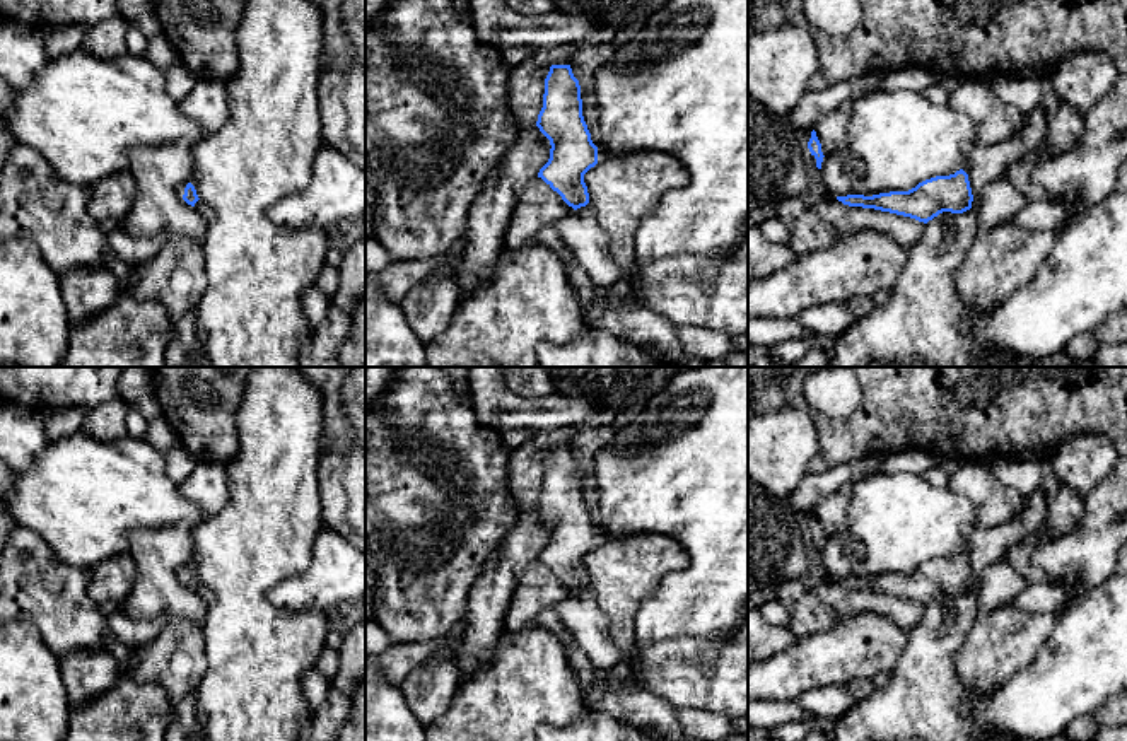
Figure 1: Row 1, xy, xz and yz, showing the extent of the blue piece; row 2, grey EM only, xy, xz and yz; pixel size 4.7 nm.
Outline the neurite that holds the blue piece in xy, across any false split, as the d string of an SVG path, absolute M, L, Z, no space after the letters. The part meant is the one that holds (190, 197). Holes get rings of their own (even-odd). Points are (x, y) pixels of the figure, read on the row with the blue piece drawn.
M191 183L186 184L186 188L181 191L181 196L188 205L195 207L207 222L212 219L212 208L198 198Z

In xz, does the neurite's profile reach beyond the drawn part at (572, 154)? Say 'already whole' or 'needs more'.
needs more

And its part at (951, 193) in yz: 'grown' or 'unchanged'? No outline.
grown

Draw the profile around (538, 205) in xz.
M533 178L523 190L516 210L511 217L504 239L504 249L519 249L538 242L538 232L546 225L572 213L562 196L550 188L541 178Z

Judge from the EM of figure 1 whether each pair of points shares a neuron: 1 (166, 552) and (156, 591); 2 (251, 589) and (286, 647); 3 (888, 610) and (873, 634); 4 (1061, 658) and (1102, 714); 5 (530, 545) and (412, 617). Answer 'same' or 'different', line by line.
1: same
2: same
3: different
4: different
5: different

